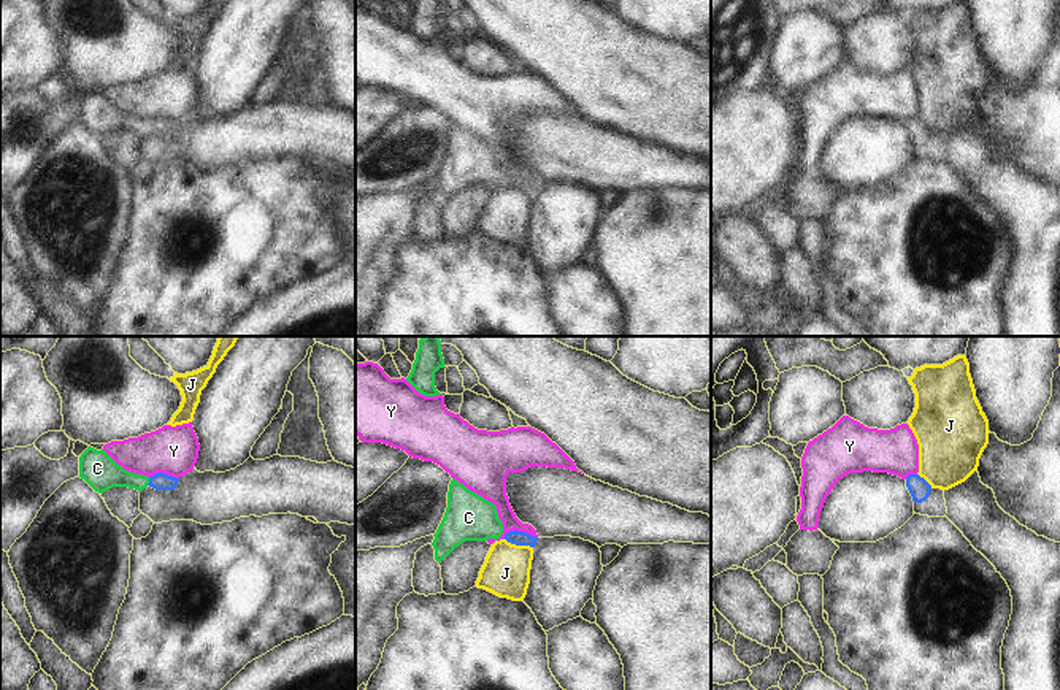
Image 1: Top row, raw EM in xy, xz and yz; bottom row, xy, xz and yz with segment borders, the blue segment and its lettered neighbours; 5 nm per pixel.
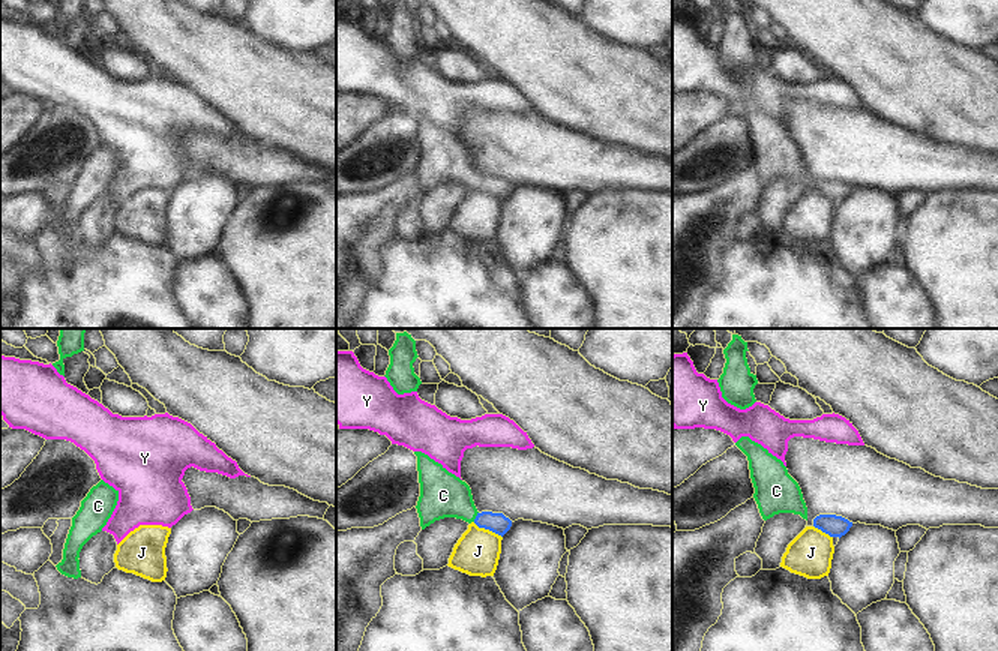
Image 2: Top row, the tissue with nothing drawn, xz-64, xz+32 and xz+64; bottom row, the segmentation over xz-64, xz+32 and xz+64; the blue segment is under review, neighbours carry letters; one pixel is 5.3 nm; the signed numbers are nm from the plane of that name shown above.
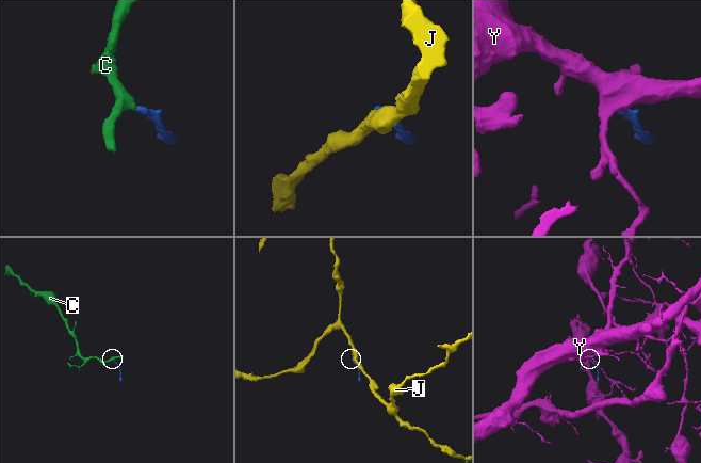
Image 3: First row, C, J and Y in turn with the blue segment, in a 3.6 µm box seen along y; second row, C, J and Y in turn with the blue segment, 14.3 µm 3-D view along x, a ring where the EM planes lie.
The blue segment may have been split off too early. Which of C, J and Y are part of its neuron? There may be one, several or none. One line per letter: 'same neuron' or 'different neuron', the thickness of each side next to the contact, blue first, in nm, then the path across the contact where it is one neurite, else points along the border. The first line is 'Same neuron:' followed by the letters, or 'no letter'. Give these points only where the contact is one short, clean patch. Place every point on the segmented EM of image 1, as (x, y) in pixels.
Same neuron: C
C: same neuron; 90 nm thick on the blue side, 170 nm on the other; runs through xy (159, 481), (149, 481), (132, 481), (102, 473)
J: different neuron; 80 nm thick on the blue side, 240 nm on the other; border along xz (505, 538), (514, 544), (529, 544), (532, 548)
Y: different neuron; 80 nm thick on the blue side, 120 nm on the other; border along xz (503, 535), (522, 530), (538, 538)

